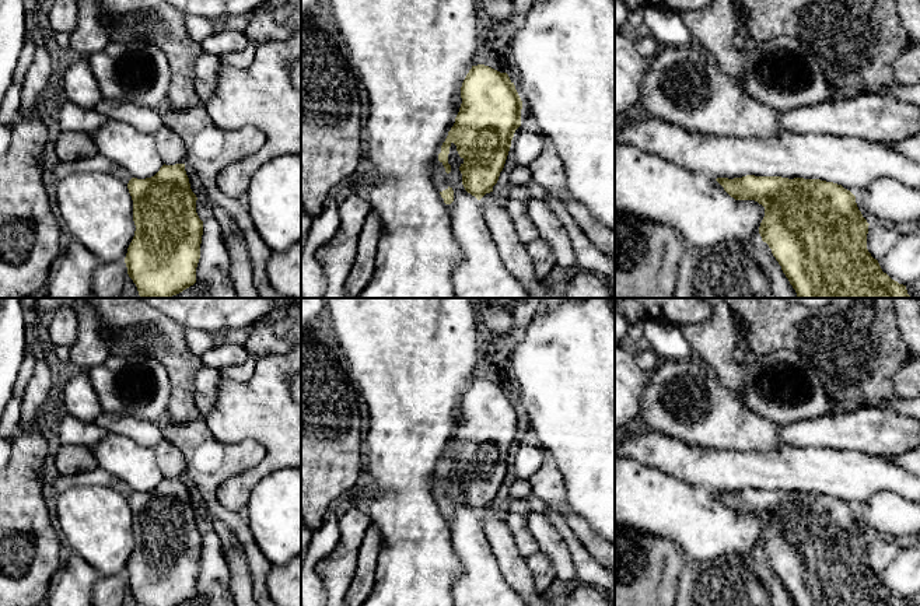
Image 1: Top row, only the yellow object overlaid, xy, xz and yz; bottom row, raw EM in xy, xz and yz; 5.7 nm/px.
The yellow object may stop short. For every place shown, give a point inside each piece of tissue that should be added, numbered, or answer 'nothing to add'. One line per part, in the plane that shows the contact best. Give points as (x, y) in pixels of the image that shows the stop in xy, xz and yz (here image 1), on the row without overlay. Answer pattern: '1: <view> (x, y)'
1: xz (438, 489)

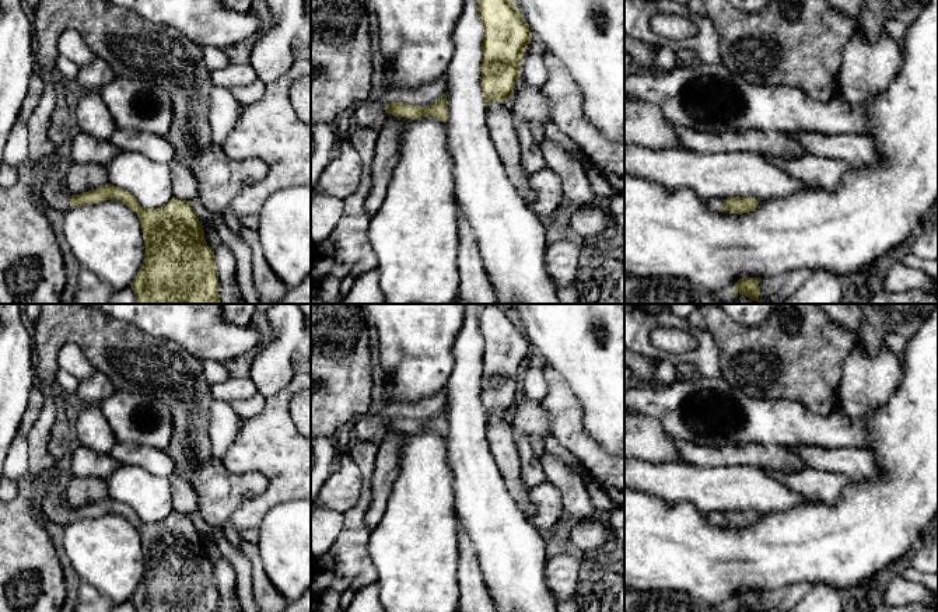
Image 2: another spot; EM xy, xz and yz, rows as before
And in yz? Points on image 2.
nothing to add

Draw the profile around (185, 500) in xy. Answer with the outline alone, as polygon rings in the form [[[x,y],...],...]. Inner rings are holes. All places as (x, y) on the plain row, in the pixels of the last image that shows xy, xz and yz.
[[[176,473],[169,478],[169,482],[174,511],[186,515],[195,515],[199,510],[199,497],[193,485]]]

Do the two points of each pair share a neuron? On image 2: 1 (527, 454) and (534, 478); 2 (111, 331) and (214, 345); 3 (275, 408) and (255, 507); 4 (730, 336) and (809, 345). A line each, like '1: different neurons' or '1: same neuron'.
1: same neuron
2: different neurons
3: same neuron
4: same neuron

